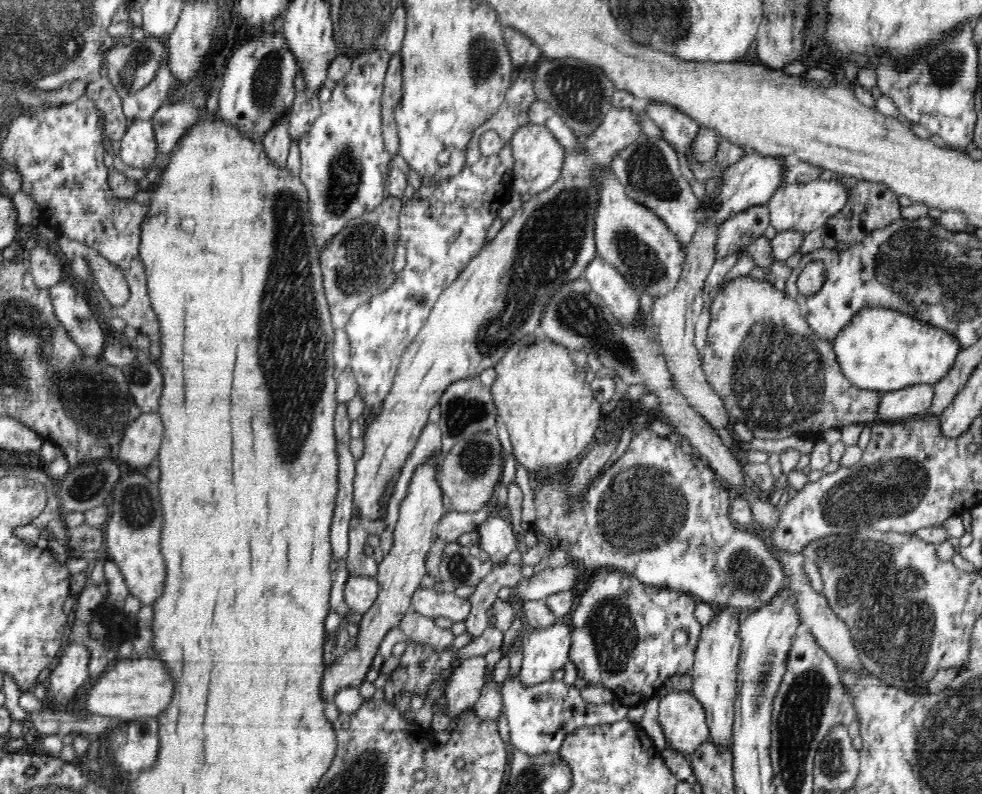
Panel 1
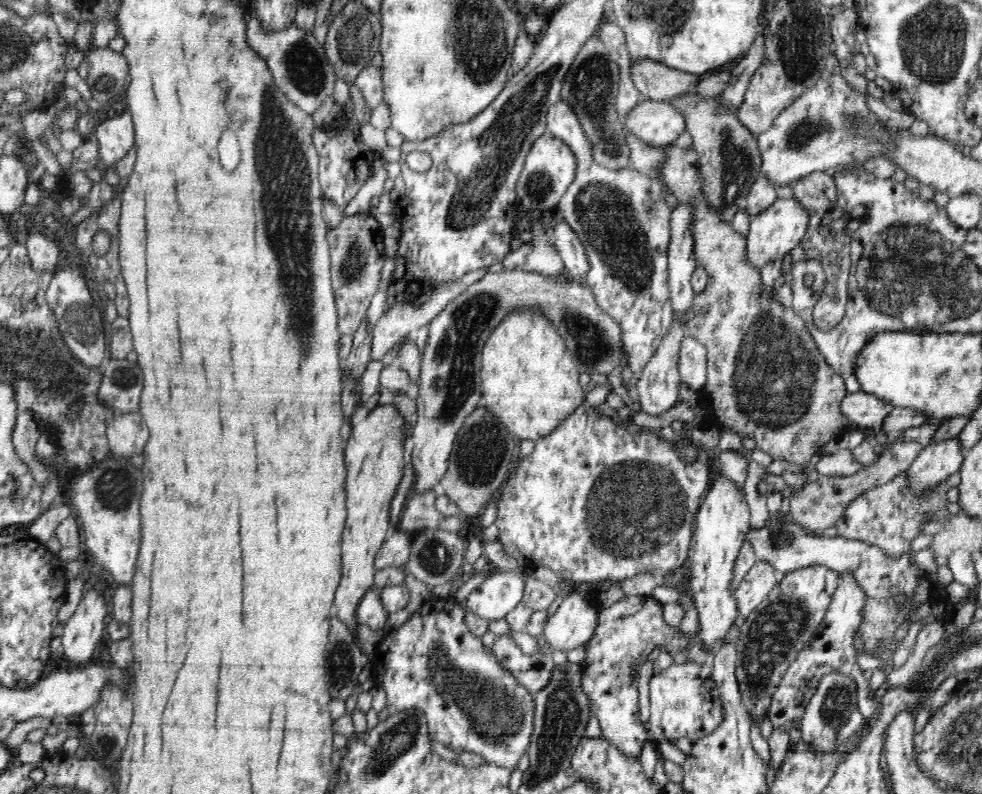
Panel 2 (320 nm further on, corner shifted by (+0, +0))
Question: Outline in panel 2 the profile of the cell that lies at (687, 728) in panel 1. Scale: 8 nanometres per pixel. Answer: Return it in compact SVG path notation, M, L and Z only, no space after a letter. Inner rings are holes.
M685 662L672 663L648 681L650 689L650 717L646 723L649 738L659 739L688 738L691 743L712 734L720 726L723 718L719 692L712 678L713 667L708 664Z

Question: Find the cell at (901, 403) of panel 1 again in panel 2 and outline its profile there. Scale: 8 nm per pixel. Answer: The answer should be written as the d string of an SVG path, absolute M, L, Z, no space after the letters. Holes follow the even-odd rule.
M860 389L854 393L848 393L842 400L840 412L852 422L857 429L872 428L878 431L884 418L893 409L891 404L868 394Z

